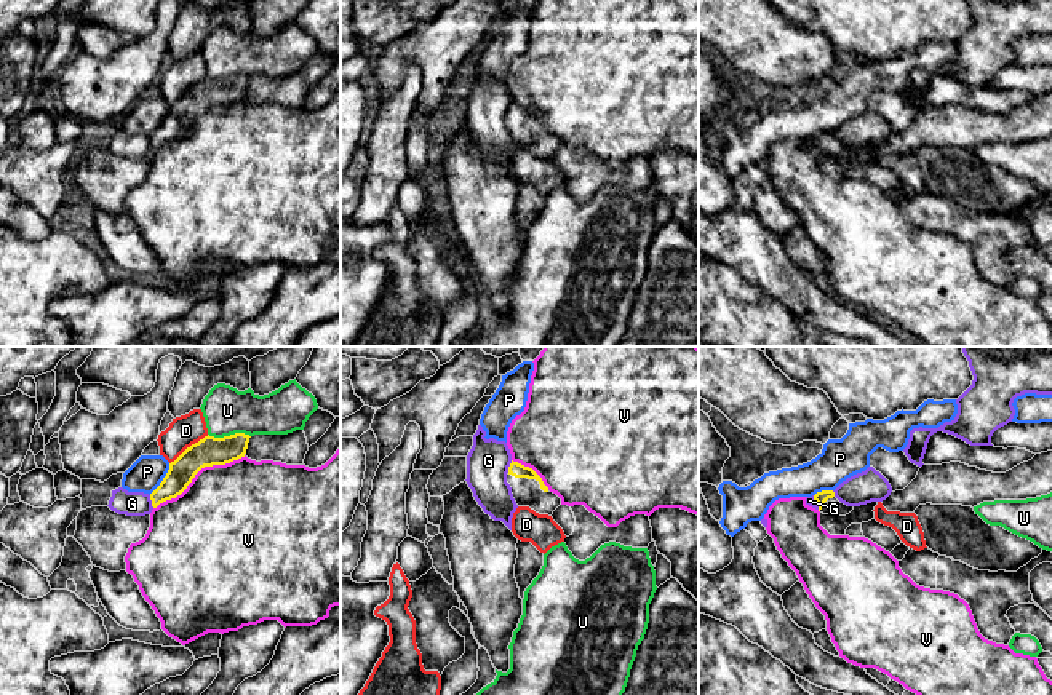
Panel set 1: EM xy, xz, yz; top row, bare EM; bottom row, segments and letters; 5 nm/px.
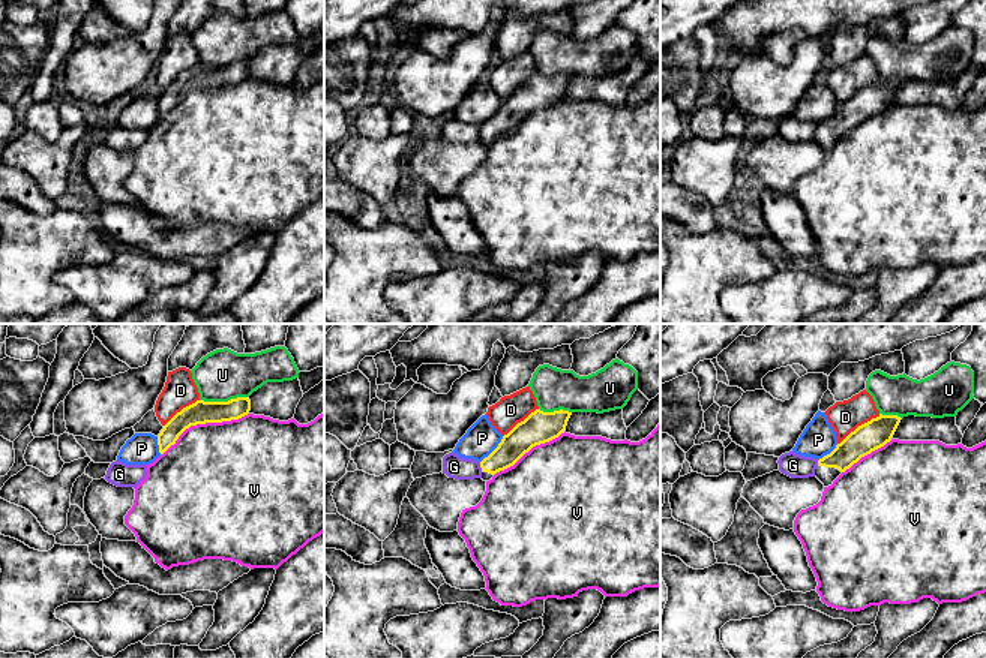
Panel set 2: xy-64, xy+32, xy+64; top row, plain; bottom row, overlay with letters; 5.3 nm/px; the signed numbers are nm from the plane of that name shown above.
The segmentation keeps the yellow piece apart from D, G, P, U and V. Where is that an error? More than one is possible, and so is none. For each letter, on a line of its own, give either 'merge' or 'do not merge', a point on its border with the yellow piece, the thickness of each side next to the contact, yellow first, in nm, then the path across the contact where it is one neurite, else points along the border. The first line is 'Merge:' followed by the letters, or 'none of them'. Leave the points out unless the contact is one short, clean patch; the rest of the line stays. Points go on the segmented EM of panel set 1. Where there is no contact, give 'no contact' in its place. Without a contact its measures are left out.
Merge: none of them
D: do not merge | xy (191, 446) | 150/160 nm
G: do not merge | xy (152, 502) | 140/130 nm | along xy (149, 496), (154, 507)
P: do not merge | xy (163, 480) | 140/170 nm | along xy (170, 464), (163, 480), (149, 494)
U: do not merge | xy (229, 436) | 150/240 nm
V: do not merge | xy (197, 472) | 150/460 nm

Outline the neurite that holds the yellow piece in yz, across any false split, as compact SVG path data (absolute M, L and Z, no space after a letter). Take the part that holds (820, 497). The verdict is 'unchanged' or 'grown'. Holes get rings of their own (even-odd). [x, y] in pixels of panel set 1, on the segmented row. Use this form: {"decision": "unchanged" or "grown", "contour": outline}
{"decision": "grown", "contour": "M822 490L814 495L814 500L817 502L819 511L823 514L839 514L846 516L849 514L854 506L847 506L841 503L833 490Z"}

